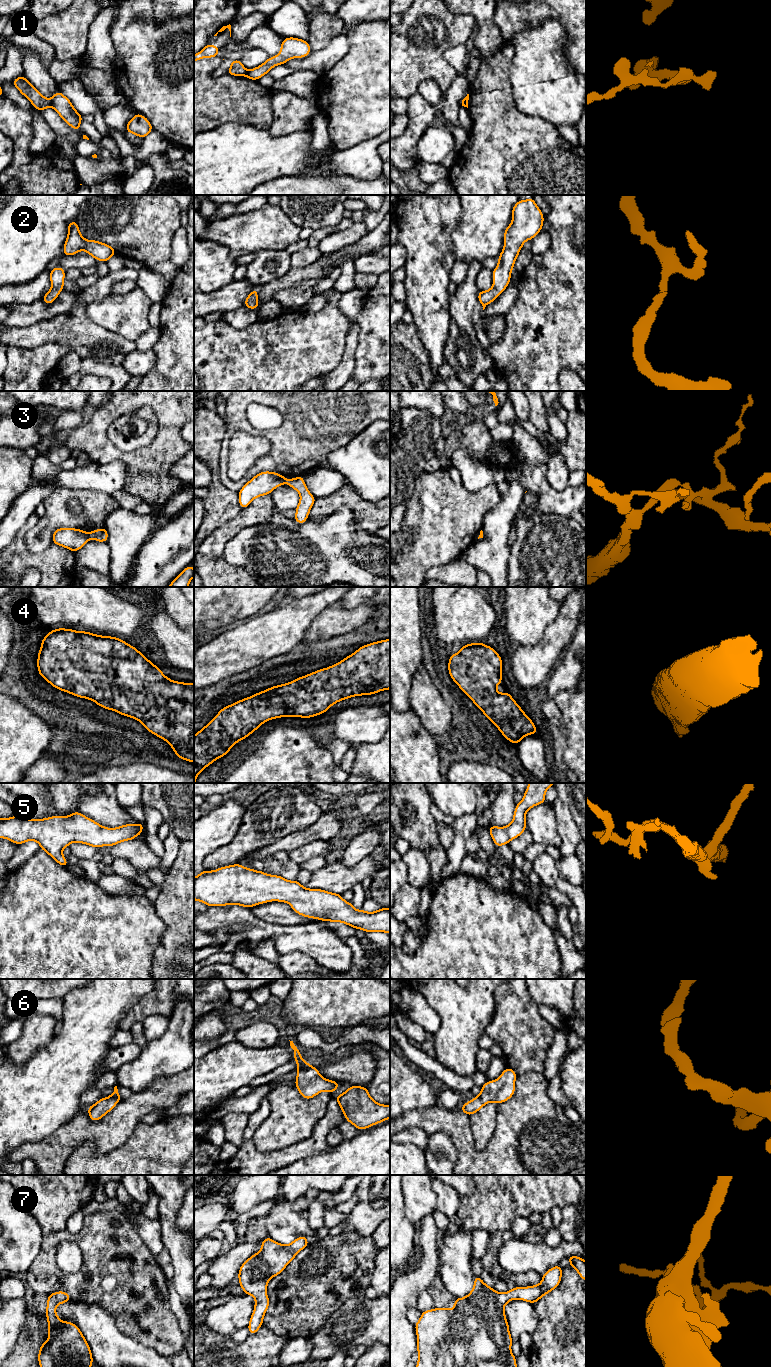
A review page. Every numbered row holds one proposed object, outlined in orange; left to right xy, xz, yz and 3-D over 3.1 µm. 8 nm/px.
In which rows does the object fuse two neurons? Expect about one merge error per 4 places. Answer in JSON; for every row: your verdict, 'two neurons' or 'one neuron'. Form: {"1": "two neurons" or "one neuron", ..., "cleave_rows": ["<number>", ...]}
{"1": "two neurons", "2": "one neuron", "3": "two neurons", "4": "one neuron", "5": "one neuron", "6": "one neuron", "7": "one neuron", "cleave_rows": ["1", "3"]}

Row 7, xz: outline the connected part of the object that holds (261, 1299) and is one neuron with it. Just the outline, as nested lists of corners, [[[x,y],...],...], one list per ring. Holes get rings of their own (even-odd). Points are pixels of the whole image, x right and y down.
[[[300,1236],[289,1245],[282,1245],[266,1237],[262,1241],[261,1250],[240,1266],[239,1285],[245,1295],[253,1295],[255,1298],[254,1311],[247,1327],[249,1334],[256,1334],[263,1324],[263,1317],[269,1307],[269,1297],[266,1293],[268,1282],[281,1274],[294,1257],[308,1245],[307,1236]]]

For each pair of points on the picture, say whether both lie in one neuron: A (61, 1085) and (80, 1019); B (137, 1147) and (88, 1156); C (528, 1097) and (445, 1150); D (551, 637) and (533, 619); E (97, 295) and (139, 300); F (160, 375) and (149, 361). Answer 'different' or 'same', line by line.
A: same
B: same
C: different
D: different
E: different
F: different

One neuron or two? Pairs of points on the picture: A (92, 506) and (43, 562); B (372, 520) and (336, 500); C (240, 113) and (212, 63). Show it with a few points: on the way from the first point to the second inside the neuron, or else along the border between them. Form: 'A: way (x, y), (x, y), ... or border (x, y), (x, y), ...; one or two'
A: border (52, 543), (40, 552), (31, 552), (29, 550); two
B: way (363, 511), (352, 500), (345, 500); one
C: way (228, 101), (207, 80), (207, 75); one

